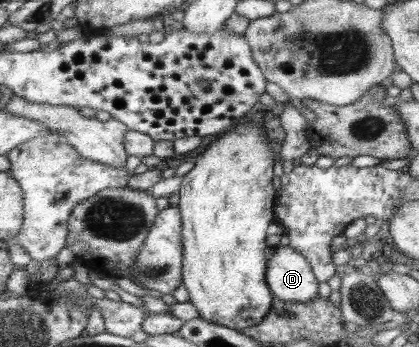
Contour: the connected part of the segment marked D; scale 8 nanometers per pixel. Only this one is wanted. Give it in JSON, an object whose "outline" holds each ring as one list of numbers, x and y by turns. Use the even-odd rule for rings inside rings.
{"outline":[[290,244,277,246,269,255,266,279,276,297,307,302,319,296,319,279,310,261]]}

